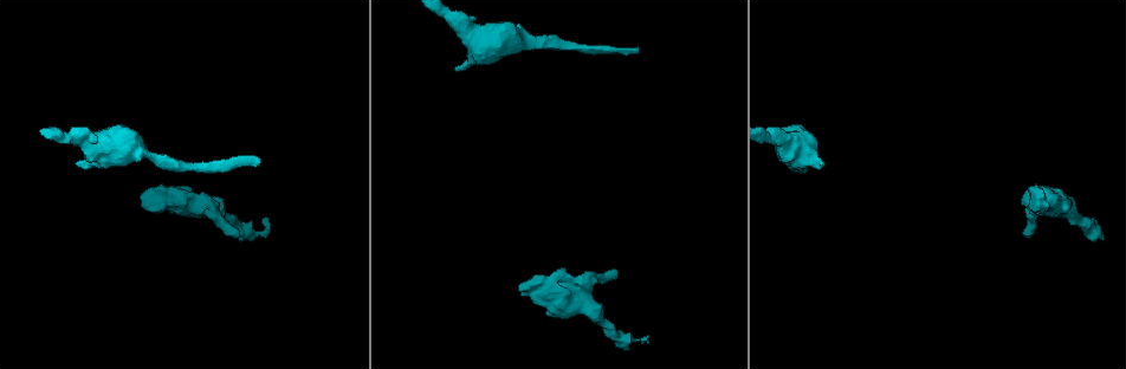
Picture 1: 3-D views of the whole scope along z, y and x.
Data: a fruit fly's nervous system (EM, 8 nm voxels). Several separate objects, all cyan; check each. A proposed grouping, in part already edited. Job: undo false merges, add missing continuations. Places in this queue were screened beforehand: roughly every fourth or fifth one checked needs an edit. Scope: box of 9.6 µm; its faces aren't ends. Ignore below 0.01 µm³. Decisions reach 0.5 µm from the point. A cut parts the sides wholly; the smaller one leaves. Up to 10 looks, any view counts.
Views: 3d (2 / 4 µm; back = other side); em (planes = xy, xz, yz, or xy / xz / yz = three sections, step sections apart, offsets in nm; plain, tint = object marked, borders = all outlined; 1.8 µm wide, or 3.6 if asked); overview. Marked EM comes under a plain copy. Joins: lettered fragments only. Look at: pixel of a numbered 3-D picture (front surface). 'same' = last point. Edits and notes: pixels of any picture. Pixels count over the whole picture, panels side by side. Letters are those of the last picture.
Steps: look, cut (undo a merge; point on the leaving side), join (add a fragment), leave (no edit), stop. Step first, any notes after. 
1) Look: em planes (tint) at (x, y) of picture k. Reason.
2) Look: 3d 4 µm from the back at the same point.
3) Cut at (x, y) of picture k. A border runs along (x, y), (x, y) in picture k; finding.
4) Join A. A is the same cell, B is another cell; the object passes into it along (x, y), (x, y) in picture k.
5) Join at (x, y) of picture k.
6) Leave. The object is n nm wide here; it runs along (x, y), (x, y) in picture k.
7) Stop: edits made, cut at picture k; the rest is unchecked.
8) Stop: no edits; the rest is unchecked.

Look: em 3.6 µm yz step 4 (tint) at (621, 339) of picture 1. Sudden change in width.

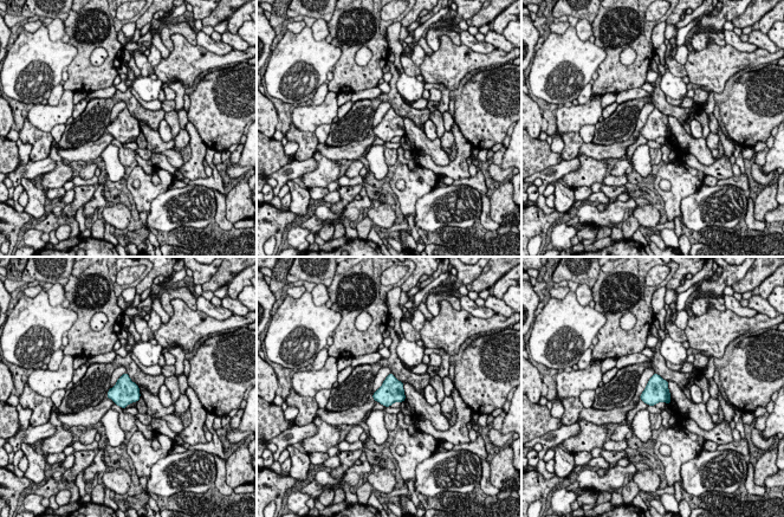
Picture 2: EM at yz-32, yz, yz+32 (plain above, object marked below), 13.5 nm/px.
Look: em 3.6 µm xz step 16 (tint) at the same point.

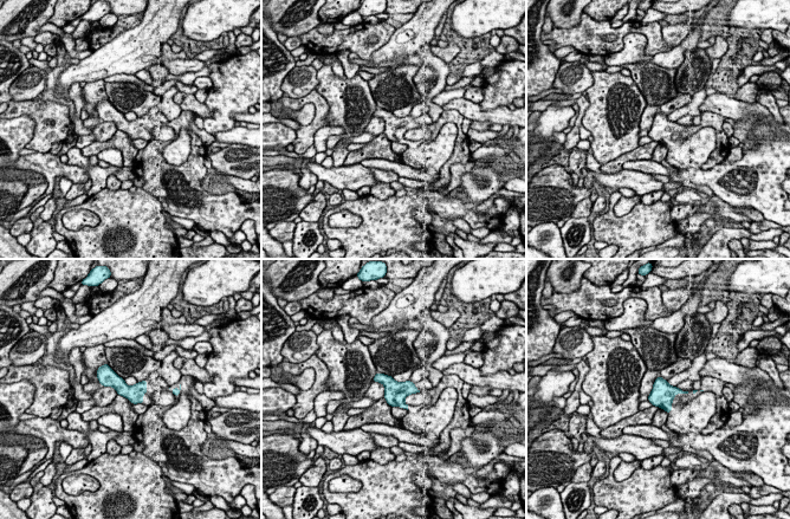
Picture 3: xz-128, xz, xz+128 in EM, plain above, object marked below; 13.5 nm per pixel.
Look: em 3.6 µm xz step 16 (borders) at the same point.

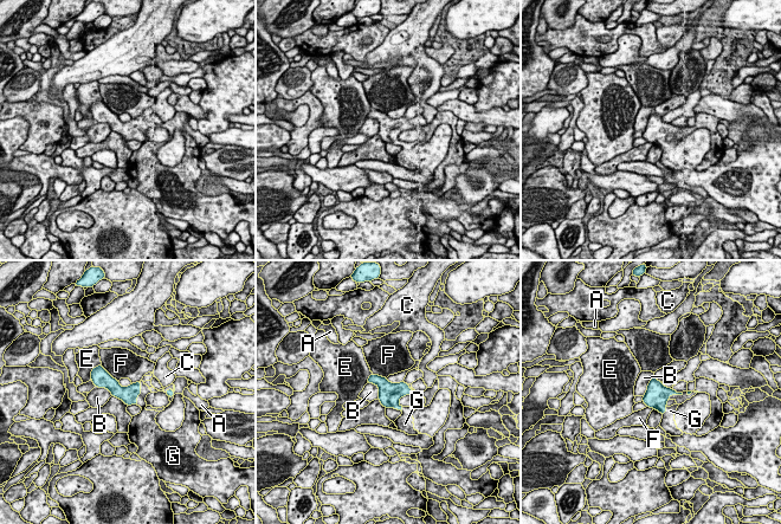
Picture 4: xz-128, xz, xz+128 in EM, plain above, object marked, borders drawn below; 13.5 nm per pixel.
Join G. The object is 240 nm wide here; G is the same cell, A, B, C, E and F are other cells; it goes on there.

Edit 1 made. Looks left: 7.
Look: em 3.6 µm xy step 4 (borders) at (550, 300) of picture 1. Thick turns thin.

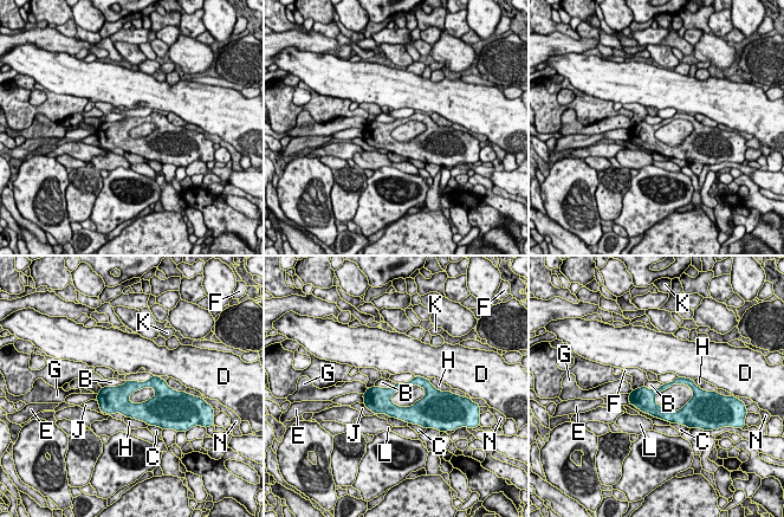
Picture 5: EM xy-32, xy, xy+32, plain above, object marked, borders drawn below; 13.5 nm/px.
Leave. B, C, D, E, F, G, H, J, K, L and N are other cells; a border runs along (125, 381), (118, 386), (102, 388) in picture 5; all the same neuron.

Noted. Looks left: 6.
Look: 3d 2 µm from the back at (239, 235) of picture 1. Branch stops here.

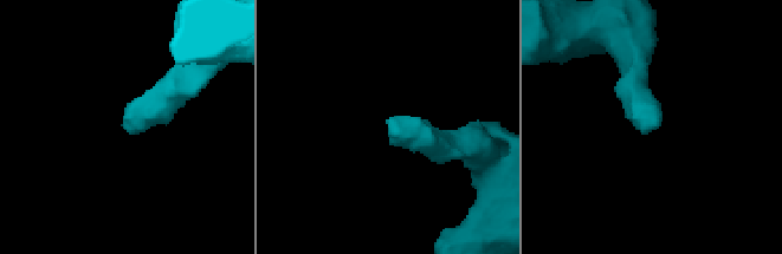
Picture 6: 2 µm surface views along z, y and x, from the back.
Look: em xy step 4 (borders) at (658, 127) of picture 6.

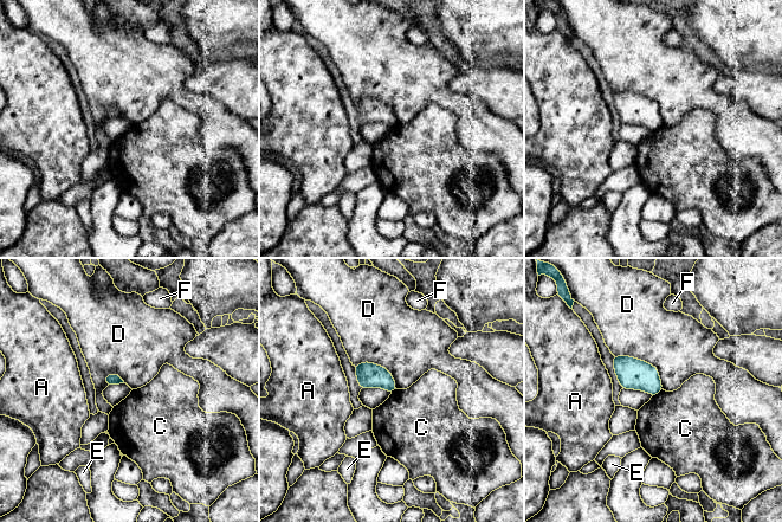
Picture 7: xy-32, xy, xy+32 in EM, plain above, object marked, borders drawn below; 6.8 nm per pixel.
Leave. The longest contact is with D, 420 nm; A, C, D, E and F are other cells; a border runs along (663, 389), (652, 396) in picture 7; no lettered fragment goes on from it.

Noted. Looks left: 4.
Look: em planes (borders) at (636, 49) of picture 1. Branch stops here.

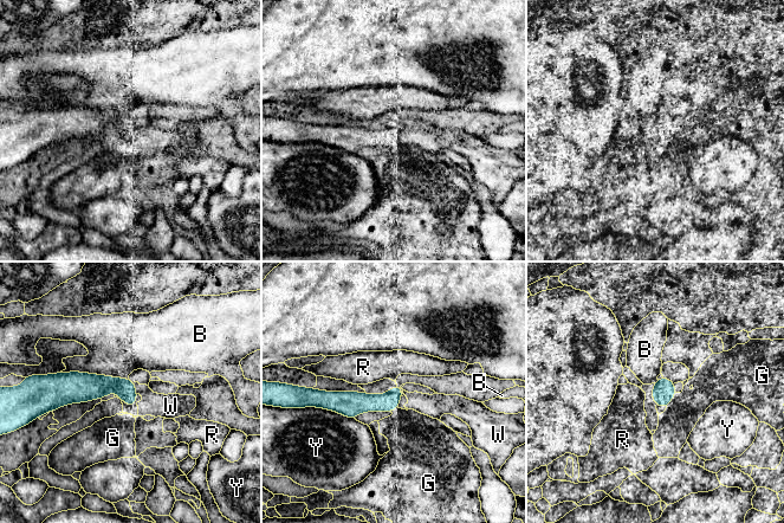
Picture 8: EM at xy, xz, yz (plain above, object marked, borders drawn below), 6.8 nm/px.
Join W. W is the same cell, B, G, R and Y are other cells; the neuron continues.

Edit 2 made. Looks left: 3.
Stop: edits made, join at picture 4, join at picture 8; the rest is unchecked.

